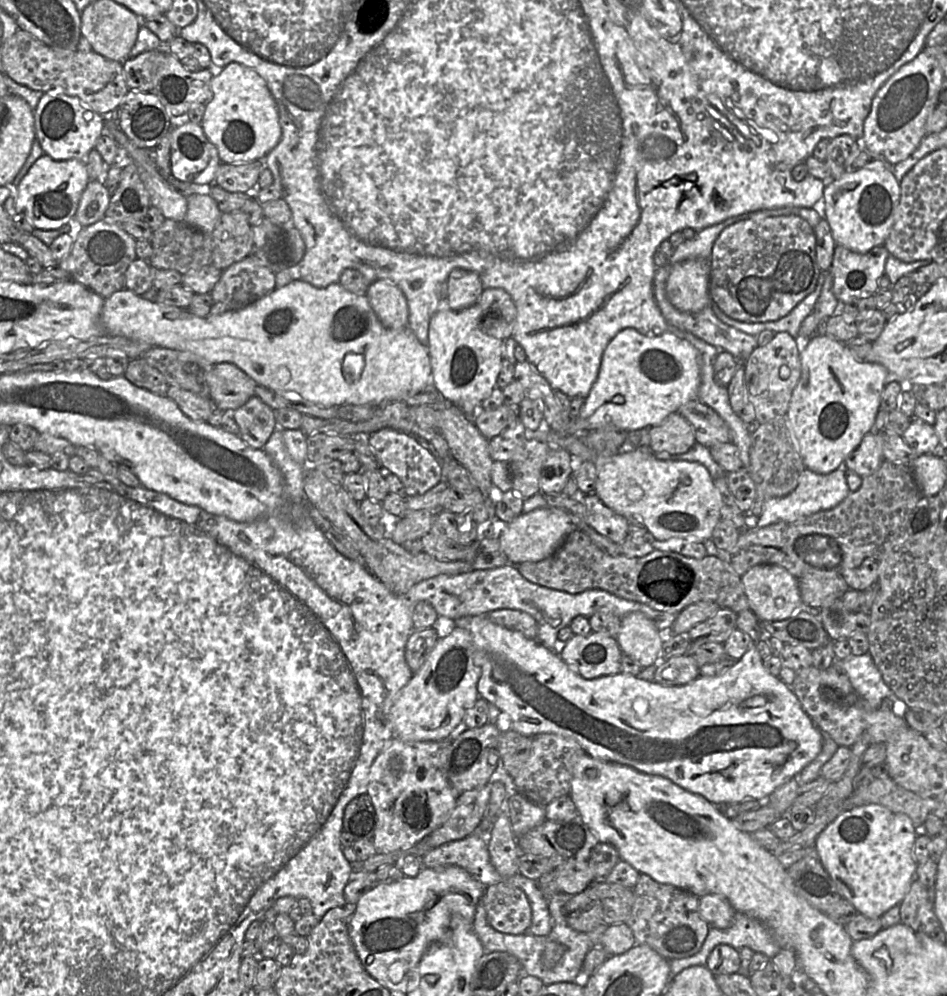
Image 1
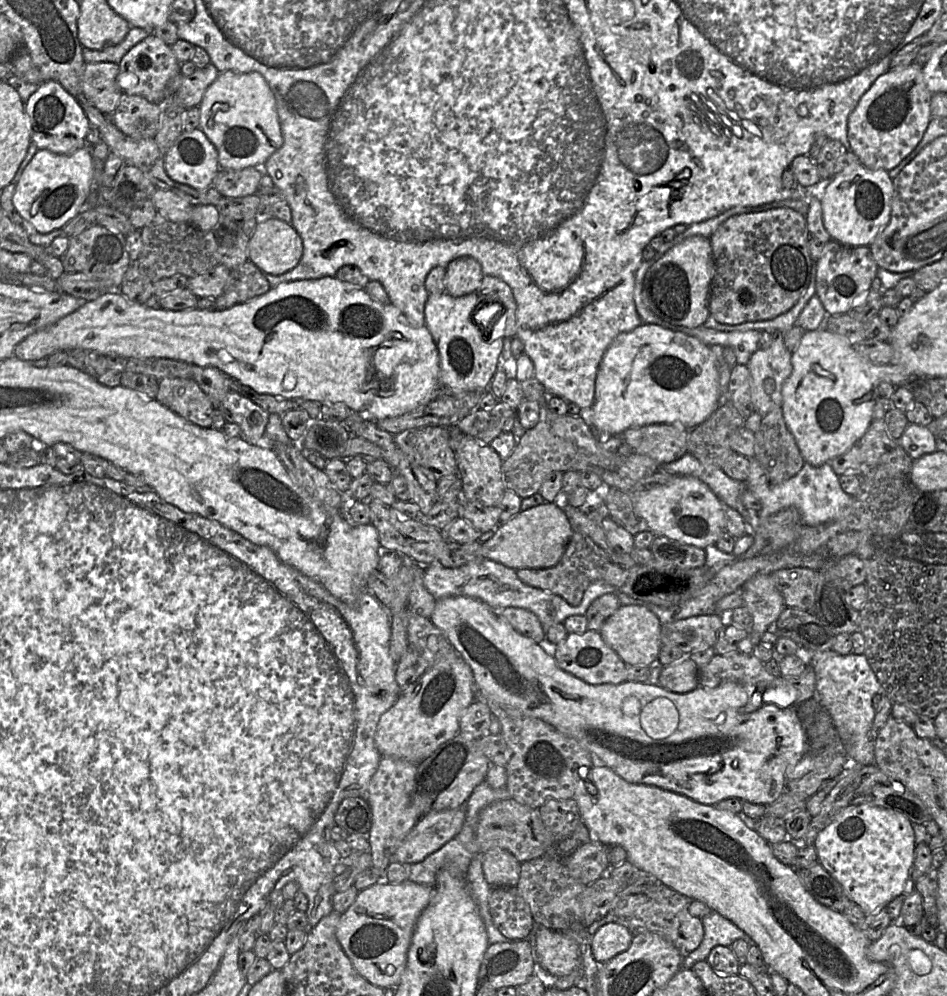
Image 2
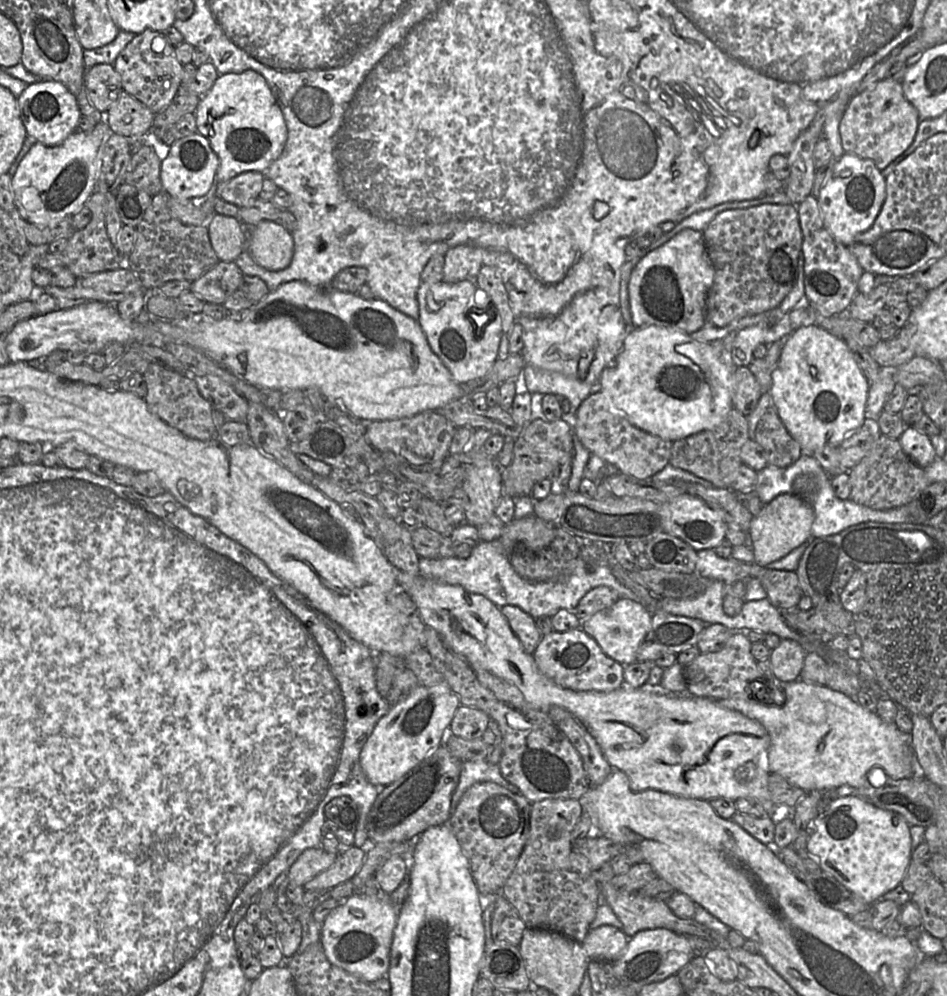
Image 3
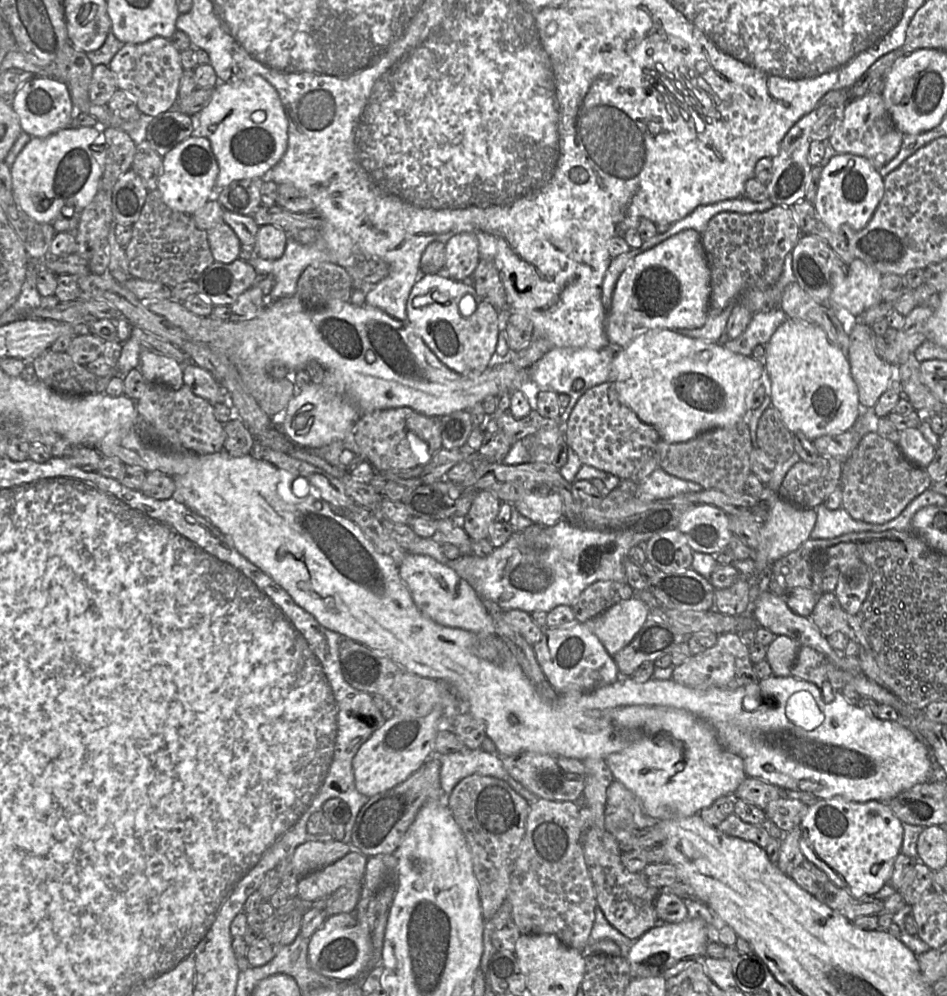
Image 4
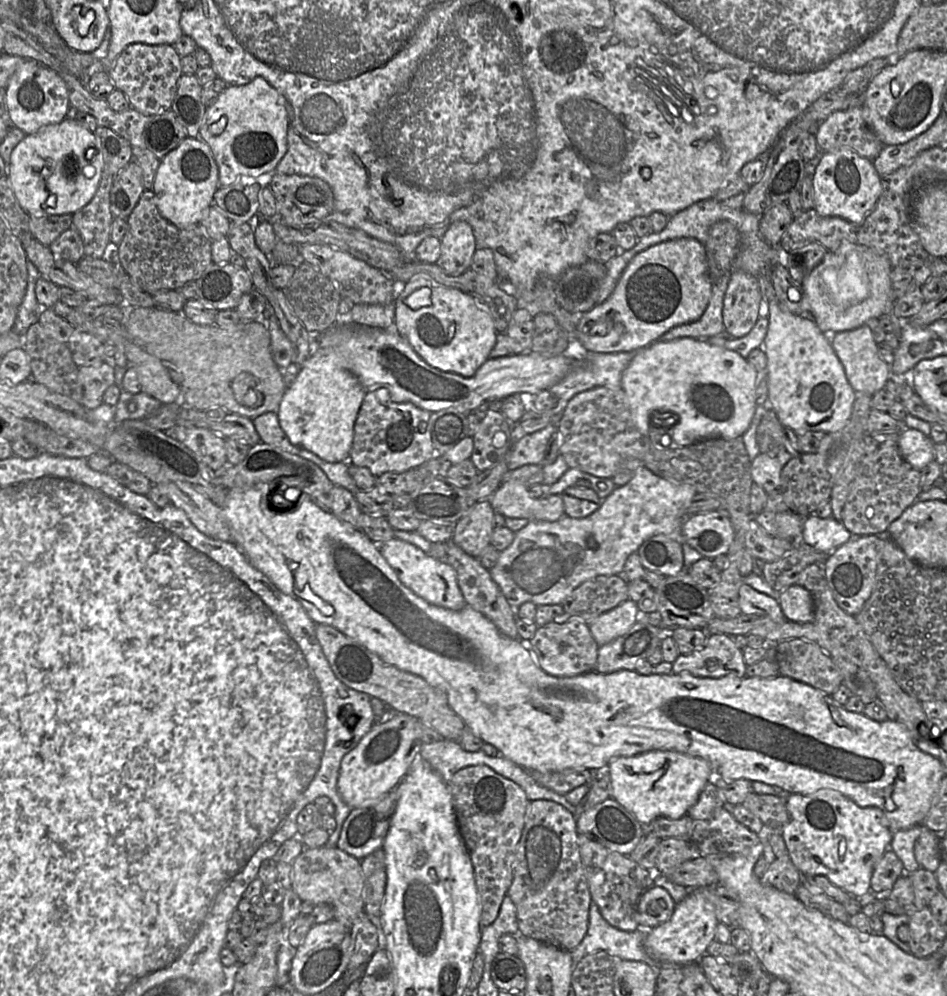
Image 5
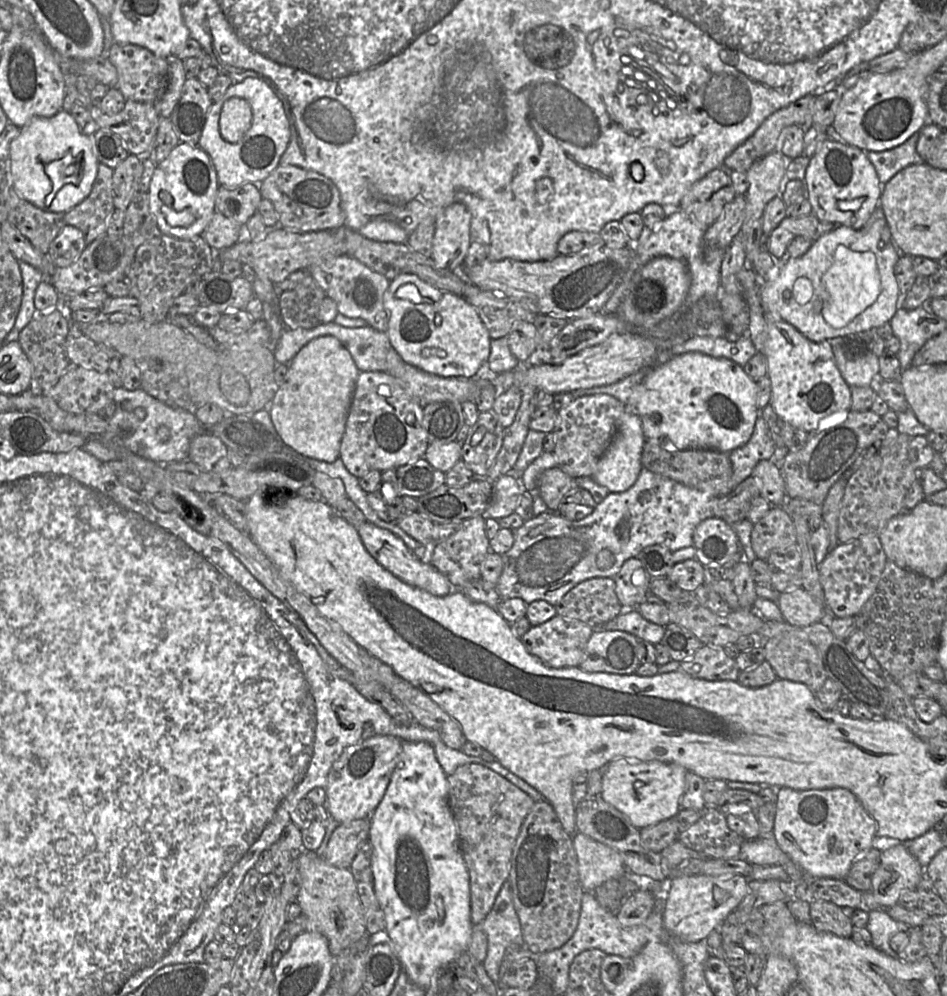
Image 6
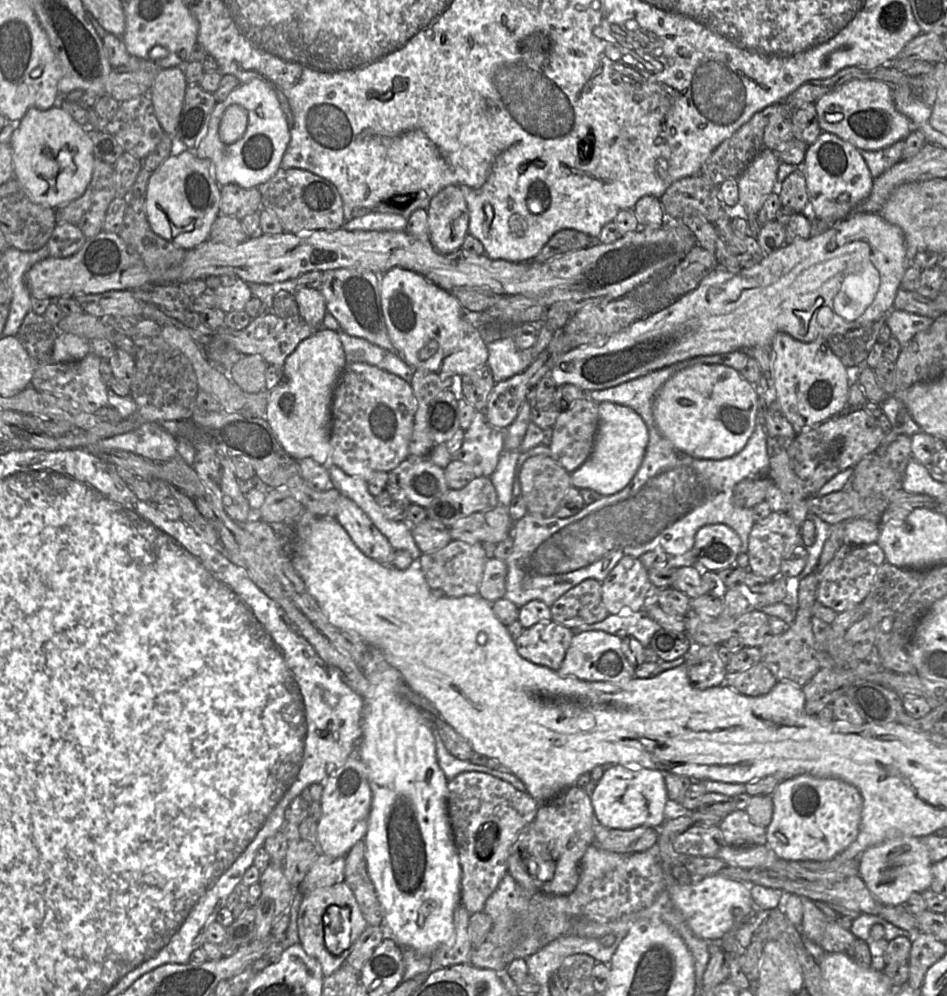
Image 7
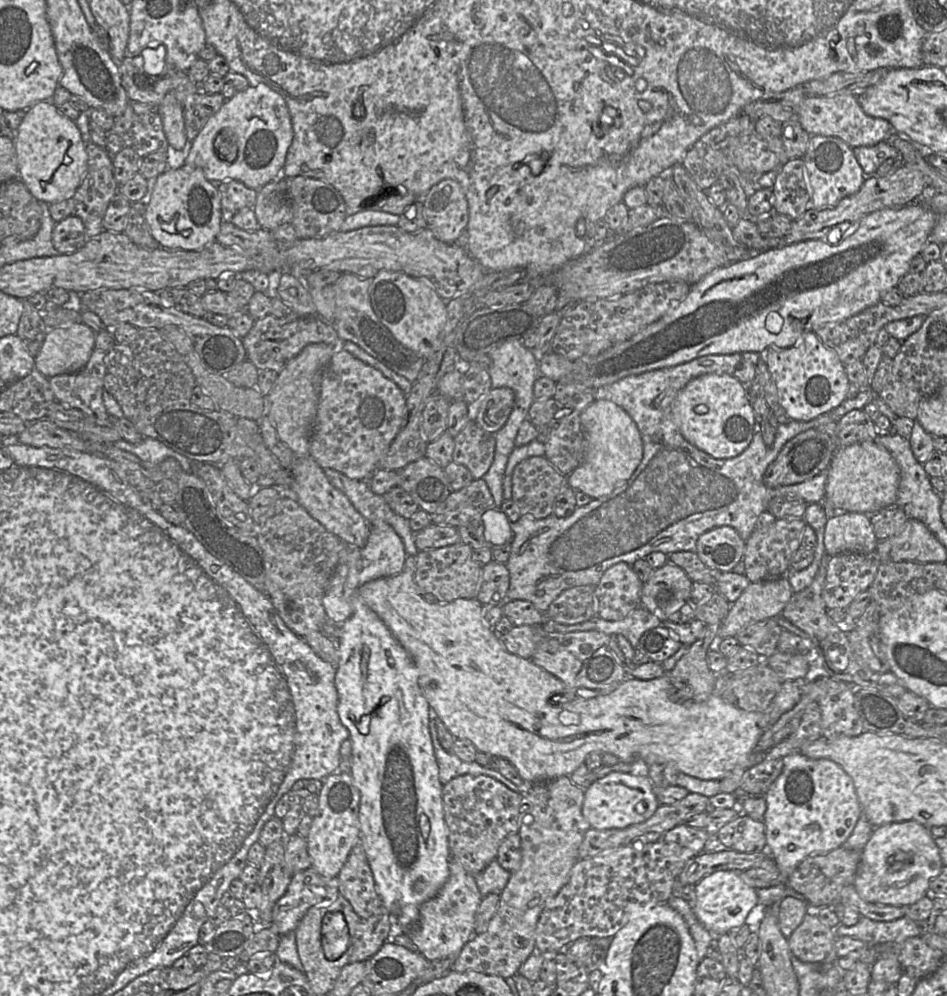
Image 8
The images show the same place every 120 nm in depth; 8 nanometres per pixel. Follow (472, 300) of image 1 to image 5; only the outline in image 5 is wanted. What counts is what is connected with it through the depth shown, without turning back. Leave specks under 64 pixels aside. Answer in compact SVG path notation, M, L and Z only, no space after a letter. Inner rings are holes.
M453 222L440 241L441 252L436 263L448 275L459 276L470 269L477 247L473 230L468 223Z

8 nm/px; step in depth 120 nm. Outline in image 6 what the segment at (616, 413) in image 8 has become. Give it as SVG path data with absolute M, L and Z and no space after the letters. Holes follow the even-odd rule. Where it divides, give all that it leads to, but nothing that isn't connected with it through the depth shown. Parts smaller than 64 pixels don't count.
M631 410L620 418L618 432L601 457L593 479L610 492L624 492L636 482L642 469L644 434L640 417Z

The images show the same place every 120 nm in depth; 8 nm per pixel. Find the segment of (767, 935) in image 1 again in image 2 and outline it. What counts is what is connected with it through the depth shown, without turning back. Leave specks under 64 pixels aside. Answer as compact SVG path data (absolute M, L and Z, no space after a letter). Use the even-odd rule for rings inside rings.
M711 911L702 919L704 937L697 949L684 955L682 968L692 968L699 961L707 960L710 951L719 945L731 947L738 939L748 939L744 931L721 914Z

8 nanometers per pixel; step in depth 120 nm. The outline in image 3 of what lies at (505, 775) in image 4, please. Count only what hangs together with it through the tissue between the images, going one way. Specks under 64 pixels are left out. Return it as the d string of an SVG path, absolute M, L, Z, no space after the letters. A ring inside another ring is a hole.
M487 760L462 761L459 782L452 795L451 812L458 805L464 792L479 782L494 782L514 794L520 794L520 789L502 776L499 764L492 764Z

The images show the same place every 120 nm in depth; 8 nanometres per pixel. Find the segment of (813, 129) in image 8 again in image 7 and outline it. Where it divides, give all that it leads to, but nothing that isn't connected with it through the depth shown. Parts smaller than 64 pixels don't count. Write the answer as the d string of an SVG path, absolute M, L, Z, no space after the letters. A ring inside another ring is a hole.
M852 80L833 93L822 96L816 103L816 112L822 132L827 132L851 143L859 150L880 150L903 140L914 129L909 118L895 106L894 86L874 80Z

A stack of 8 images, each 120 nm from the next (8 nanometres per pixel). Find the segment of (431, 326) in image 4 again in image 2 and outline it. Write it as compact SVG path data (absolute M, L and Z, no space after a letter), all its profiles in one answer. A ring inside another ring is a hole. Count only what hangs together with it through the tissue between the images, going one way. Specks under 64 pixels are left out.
M448 293L429 294L428 296L424 309L425 326L432 335L439 352L440 383L443 388L462 391L476 389L489 390L490 382L497 371L503 349L503 339L505 338L504 318L499 311L490 327L483 330L473 320L473 314L478 307L480 307L480 297L476 293L461 297L453 297Z

